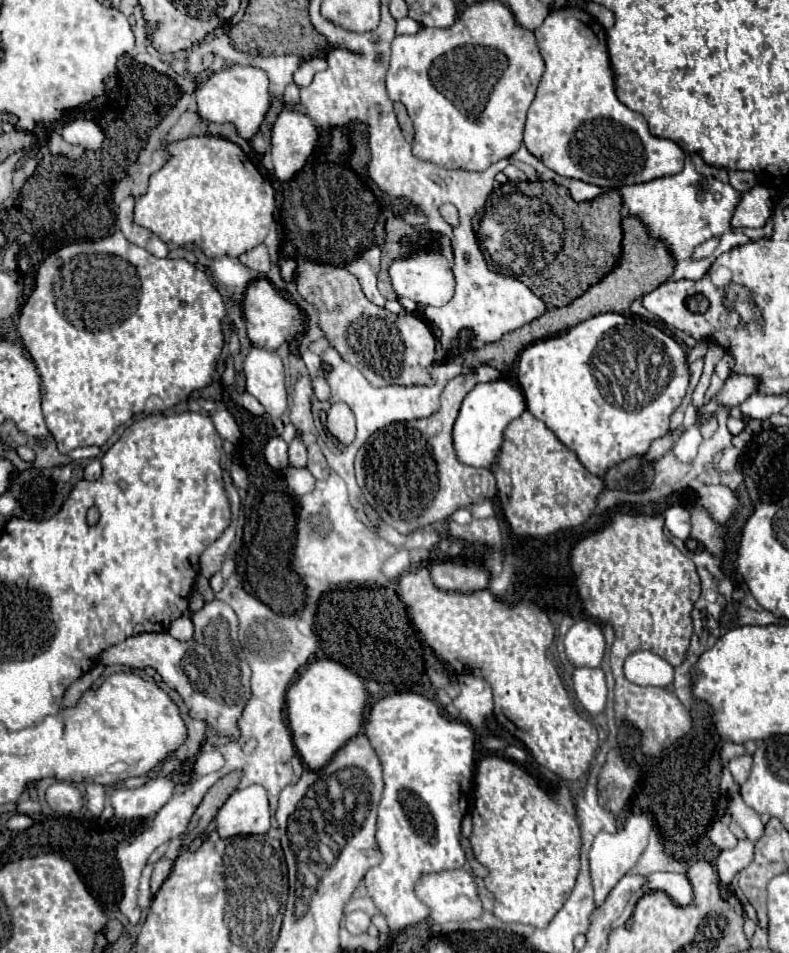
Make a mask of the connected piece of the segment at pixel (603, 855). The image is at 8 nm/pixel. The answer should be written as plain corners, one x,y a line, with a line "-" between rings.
638,812
638,814
632,814
624,828
618,830
616,834
606,834
606,832
600,832
596,838
594,838
594,848
590,850
590,872
592,872
592,884
594,884
594,902
596,906
602,906
610,894
610,890
618,884
618,880
636,864
638,856
642,854
642,850
646,848
648,844
648,836
652,832
652,826
654,826
654,820
650,814
644,814
644,812

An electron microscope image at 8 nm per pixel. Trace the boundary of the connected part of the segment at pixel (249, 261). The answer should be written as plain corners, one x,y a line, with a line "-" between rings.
260,244
260,246
256,246
254,250
244,252
244,254
240,256
240,262
246,264
248,268
256,270
258,274
266,274
266,272
270,270
270,266
272,266
272,260
270,260
270,254
268,254
266,244

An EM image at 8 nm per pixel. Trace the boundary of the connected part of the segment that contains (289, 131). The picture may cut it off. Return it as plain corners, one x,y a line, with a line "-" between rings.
284,108
272,126
272,162
280,180
290,180
316,150
320,132
302,110

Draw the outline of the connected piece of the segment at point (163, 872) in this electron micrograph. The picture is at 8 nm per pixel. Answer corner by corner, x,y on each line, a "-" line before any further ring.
160,860
160,862
156,862
156,868
152,872
152,892
156,892
158,886
166,880
170,868
172,868
172,860

